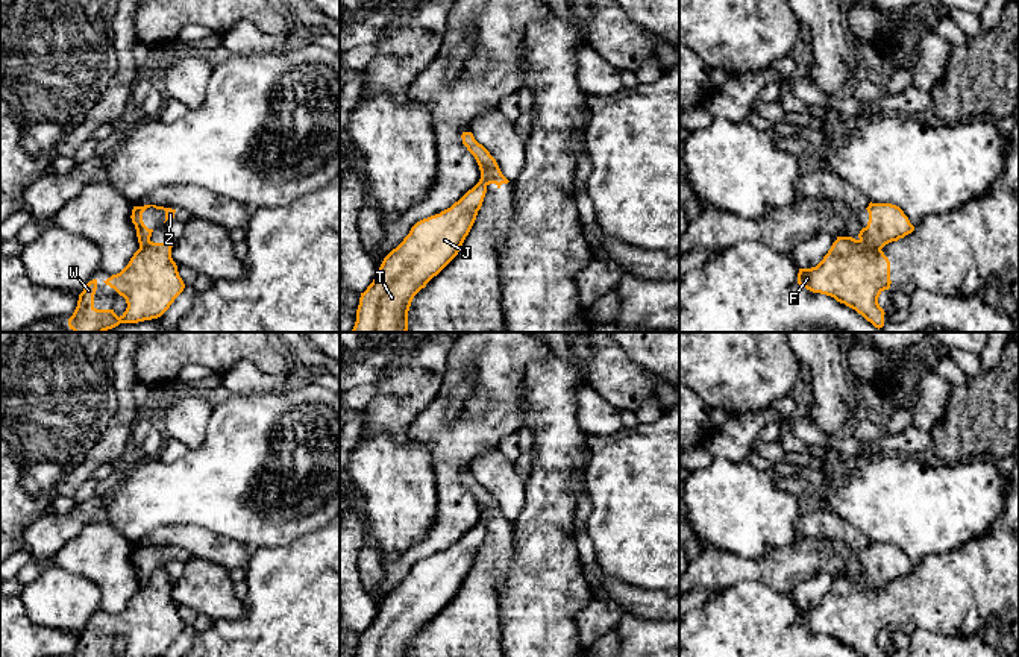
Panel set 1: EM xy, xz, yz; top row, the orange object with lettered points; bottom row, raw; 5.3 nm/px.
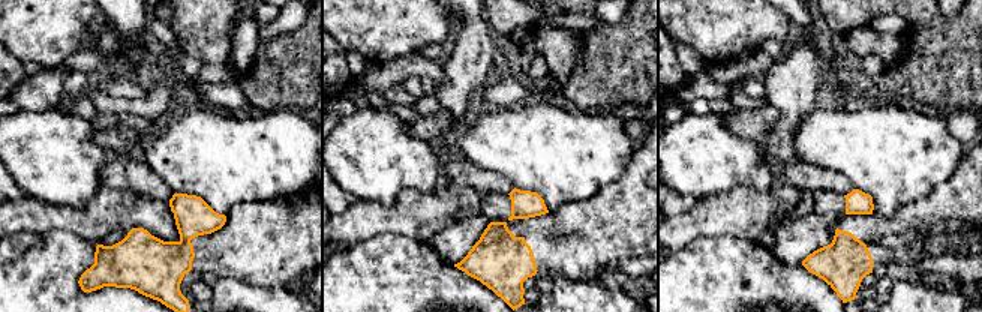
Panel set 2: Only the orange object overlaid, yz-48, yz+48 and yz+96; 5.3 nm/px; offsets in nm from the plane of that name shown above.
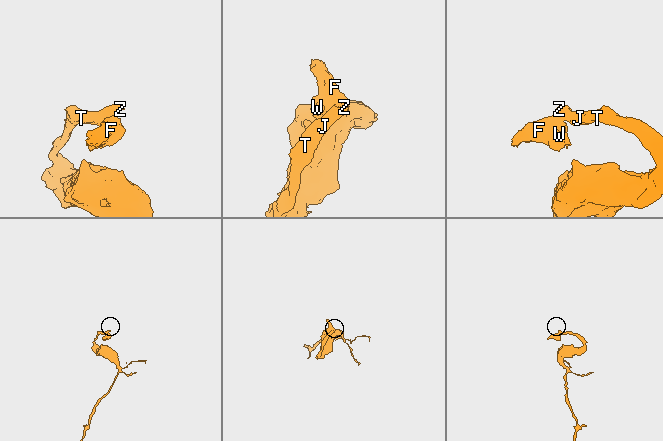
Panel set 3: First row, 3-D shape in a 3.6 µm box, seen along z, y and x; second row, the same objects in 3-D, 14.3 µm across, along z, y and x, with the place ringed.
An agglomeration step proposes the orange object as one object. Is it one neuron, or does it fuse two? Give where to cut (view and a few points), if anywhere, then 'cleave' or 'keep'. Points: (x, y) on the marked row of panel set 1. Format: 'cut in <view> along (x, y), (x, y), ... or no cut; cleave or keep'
cut in yz along (859, 240), (880, 249); cleave

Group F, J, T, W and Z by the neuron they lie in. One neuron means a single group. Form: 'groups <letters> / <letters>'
groups F W / J T Z

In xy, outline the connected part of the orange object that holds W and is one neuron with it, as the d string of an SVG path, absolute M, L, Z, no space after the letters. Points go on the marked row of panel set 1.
M149 240L140 246L120 273L103 281L126 299L127 308L120 317L114 310L94 306L97 279L89 281L68 319L70 329L74 332L105 332L120 323L138 323L161 317L185 288L171 258L171 247L170 243Z

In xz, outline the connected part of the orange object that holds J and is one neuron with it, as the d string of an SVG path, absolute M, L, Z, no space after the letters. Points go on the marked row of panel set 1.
M481 178L450 208L411 228L361 293L352 332L408 331L408 311L414 296L458 255L485 193L487 184Z

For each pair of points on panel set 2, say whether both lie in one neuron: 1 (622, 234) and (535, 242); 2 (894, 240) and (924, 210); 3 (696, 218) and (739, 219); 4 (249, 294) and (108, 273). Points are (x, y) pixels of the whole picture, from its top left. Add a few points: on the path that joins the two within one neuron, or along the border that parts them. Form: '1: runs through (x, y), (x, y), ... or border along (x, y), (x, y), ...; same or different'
1: runs through (601, 234), (591, 234), (582, 242), (556, 242); same
2: border along (934, 225), (900, 246), (883, 246), (879, 242); different
3: runs through (706, 218), (729, 218); same
4: border along (218, 278), (237, 278), (252, 285); different

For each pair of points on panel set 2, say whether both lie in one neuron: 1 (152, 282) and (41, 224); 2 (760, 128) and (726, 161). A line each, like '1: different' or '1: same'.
1: different
2: different

